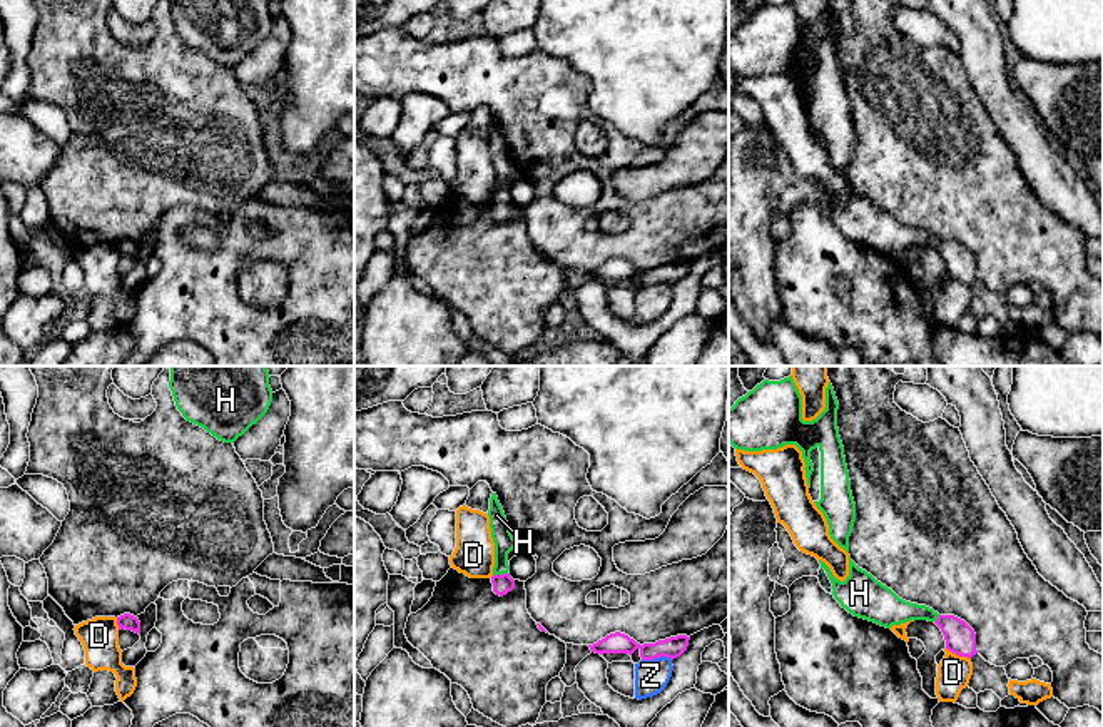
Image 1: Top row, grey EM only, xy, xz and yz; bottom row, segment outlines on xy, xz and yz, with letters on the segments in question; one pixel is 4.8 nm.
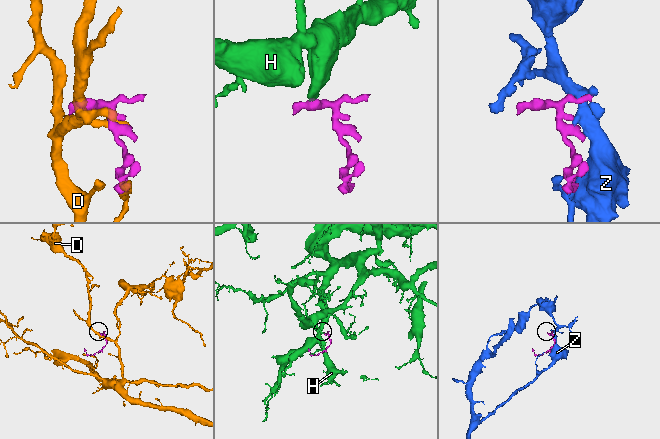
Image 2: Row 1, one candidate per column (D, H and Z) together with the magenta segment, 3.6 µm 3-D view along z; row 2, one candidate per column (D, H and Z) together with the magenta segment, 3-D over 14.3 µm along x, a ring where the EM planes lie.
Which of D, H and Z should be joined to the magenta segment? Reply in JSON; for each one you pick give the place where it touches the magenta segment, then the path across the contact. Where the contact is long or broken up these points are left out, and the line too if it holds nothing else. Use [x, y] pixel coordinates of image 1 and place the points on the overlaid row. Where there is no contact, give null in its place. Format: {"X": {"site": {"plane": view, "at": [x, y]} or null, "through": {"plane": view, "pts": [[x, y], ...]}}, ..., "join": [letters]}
{"H": {"site": {"plane": "xz", "at": [500, 575]}, "through": {"plane": "xz", "pts": [[502, 584], [500, 575], [503, 540]]}}, "join": ["H"]}

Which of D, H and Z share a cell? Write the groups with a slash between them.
D / H / Z

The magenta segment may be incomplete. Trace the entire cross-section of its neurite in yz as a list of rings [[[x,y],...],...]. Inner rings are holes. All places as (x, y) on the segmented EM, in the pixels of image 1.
[[[849,555],[849,577],[841,582],[831,568],[821,562],[831,583],[832,595],[854,617],[891,628],[911,620],[934,622],[946,640],[946,648],[959,657],[971,658],[978,653],[976,633],[954,615],[939,615],[926,605],[917,605],[899,598],[891,588],[877,582],[871,573],[859,568]]]

